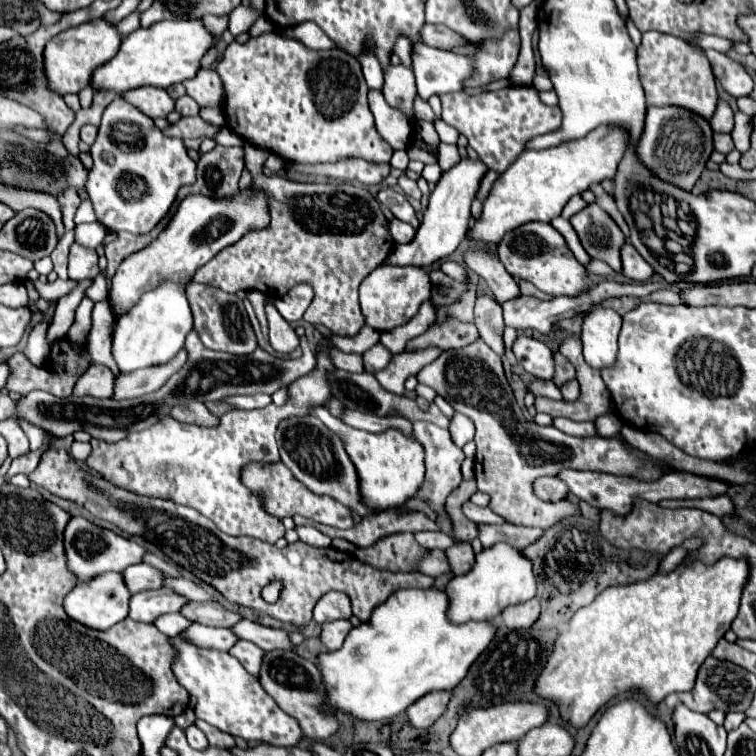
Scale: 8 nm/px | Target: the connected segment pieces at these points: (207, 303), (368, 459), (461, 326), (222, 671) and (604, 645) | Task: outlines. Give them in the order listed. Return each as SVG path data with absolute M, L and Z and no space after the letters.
M191 281L187 285L187 297L191 303L193 317L195 317L195 331L205 347L215 349L215 351L233 353L233 355L249 355L259 347L257 337L253 333L253 327L249 323L247 311L243 307L243 301L237 295L223 293L221 289L213 289L211 297L205 295L205 301L203 301L201 299L201 285Z
M317 407L317 411L311 411L311 415L317 415L345 443L345 449L359 471L361 495L369 507L373 509L401 507L415 495L417 487L421 487L423 475L425 475L425 467L423 467L425 449L415 437L407 437L399 429L387 429L381 433L365 433L361 429L353 429L341 423L325 407Z
M435 323L427 333L411 339L405 351L419 351L427 347L439 347L441 351L461 349L471 345L477 339L477 335L479 331L473 323L445 323L445 327L437 327Z
M181 637L173 639L177 657L173 661L173 675L189 691L195 701L195 717L209 725L241 737L247 743L267 743L277 747L293 747L303 739L303 731L291 715L279 709L279 705L265 693L259 679L249 675L241 663L217 649L203 649L191 643L183 643Z
M721 557L713 565L689 561L677 565L669 573L655 573L639 583L605 589L591 605L577 611L569 629L557 637L553 655L537 677L537 693L541 697L555 699L565 721L575 727L583 727L601 709L601 705L609 703L619 693L643 691L649 701L659 703L673 691L691 691L697 669L711 655L717 641L727 633L731 621L737 617L747 579L747 559Z

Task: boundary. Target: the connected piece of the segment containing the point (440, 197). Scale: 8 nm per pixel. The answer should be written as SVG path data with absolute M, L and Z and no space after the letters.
M463 157L455 167L445 171L443 177L437 181L435 191L431 193L429 207L425 211L425 217L417 229L413 243L395 245L395 251L389 253L389 259L385 263L427 267L439 259L449 257L457 249L457 245L465 239L465 235L469 231L471 203L477 195L479 183L481 183L485 173L487 173L487 165L483 165L481 159L469 159L469 157Z

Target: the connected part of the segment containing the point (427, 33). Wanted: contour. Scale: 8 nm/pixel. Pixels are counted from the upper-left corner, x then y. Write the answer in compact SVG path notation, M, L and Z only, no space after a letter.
M425 23L425 27L419 31L419 37L425 45L429 47L437 47L437 49L451 49L451 47L457 47L457 45L463 45L465 39L451 31L449 27L441 27L441 25L431 25L431 23Z

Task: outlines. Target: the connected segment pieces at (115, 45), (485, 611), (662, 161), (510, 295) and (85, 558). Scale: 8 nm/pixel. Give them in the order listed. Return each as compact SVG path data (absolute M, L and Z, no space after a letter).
M103 17L55 35L45 47L45 73L49 75L53 91L61 91L61 95L65 95L79 93L81 89L85 89L95 69L99 69L101 63L107 63L109 59L113 59L113 55L117 55L121 39L123 37L117 31L117 27Z
M497 543L477 553L473 569L465 575L453 577L445 589L449 595L449 619L453 619L453 623L467 623L493 621L505 607L533 599L537 593L537 583L531 559L527 559L521 549L507 543Z
M649 107L645 117L645 129L635 145L635 155L655 177L683 191L691 191L713 151L711 137L713 131L709 123L693 115L691 111L681 111L681 107Z
M473 249L473 251L465 251L463 259L465 259L467 269L475 271L479 277L483 277L487 281L487 285L491 287L491 291L499 303L515 299L519 295L519 285L505 271L497 253L489 251L489 249Z
M73 517L65 529L65 553L67 553L67 563L69 569L81 579L91 579L97 573L105 573L105 571L125 571L125 567L141 563L143 555L147 553L147 549L135 541L129 541L109 529L97 527L91 521L87 521L85 517Z

